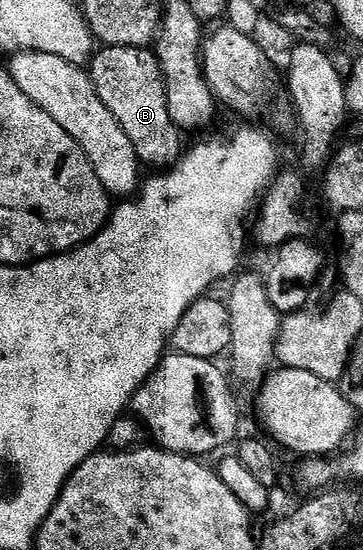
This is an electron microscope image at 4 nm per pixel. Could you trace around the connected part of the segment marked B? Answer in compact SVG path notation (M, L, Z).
M106 46L93 53L88 71L100 102L108 106L108 114L112 114L112 118L120 122L120 130L128 134L128 142L132 142L139 161L143 165L155 164L158 170L177 164L184 151L183 133L168 114L166 87L153 51L150 48Z

